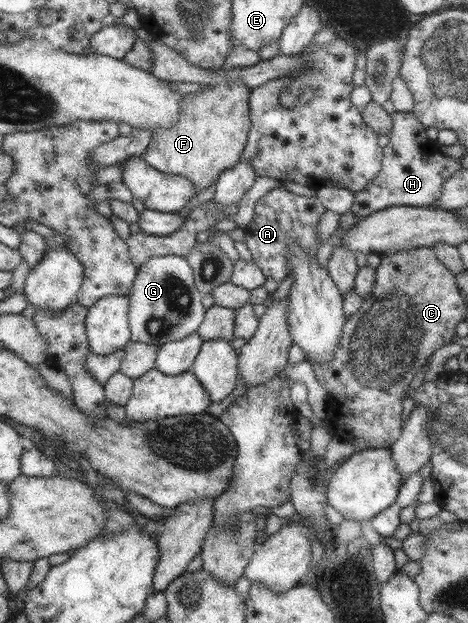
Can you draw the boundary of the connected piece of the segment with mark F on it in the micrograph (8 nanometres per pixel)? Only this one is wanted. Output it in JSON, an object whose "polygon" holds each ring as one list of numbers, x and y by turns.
{"polygon":[[220,80,217,84,211,86,202,86,197,92,185,95,179,101,179,114,177,122,174,122,169,128,156,128,151,131,151,140,148,142,148,145,144,148,144,151,139,155,139,158,142,161,145,161,149,166,153,166,154,169,157,169,159,172,165,174,180,174,182,177,188,178,197,189,197,193,201,189,204,189,211,183,217,180,217,177,221,175,225,169,232,167,241,159,241,153,245,149,245,145,248,140,248,131,251,127,251,119,249,113,249,87,240,80]]}

